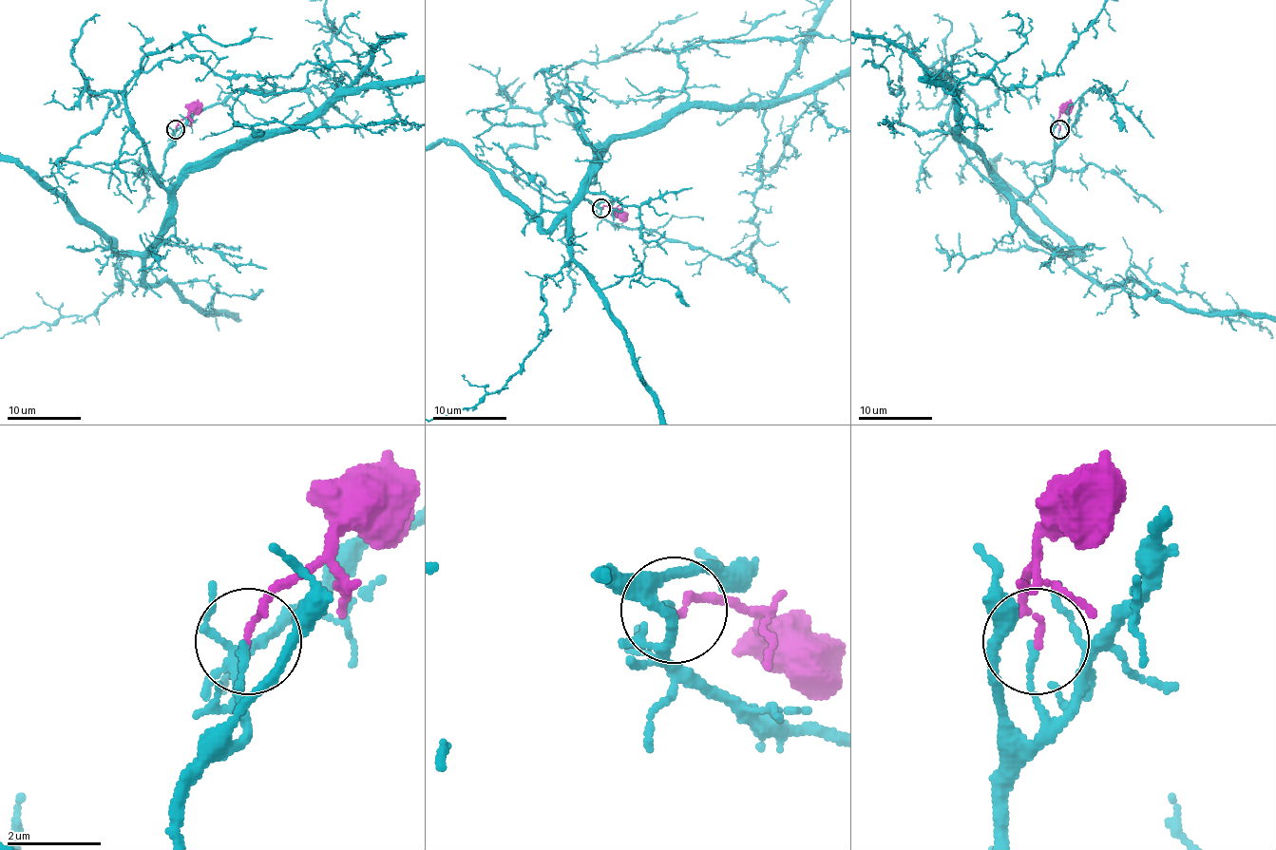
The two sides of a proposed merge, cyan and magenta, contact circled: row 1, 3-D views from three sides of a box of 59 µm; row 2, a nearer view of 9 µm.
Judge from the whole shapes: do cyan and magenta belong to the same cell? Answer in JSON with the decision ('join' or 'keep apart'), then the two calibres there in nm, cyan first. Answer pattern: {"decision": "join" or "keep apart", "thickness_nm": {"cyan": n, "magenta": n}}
{"decision": "keep apart", "thickness_nm": {"cyan": 120, "magenta": 130}}

